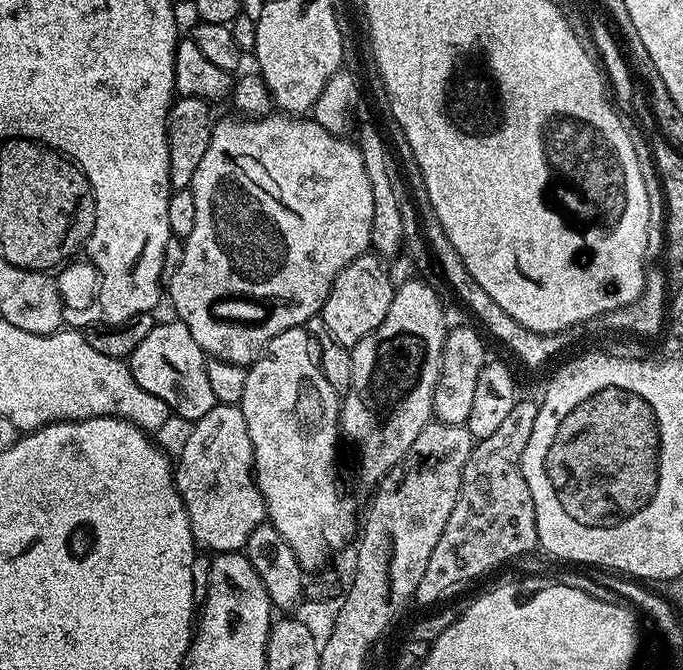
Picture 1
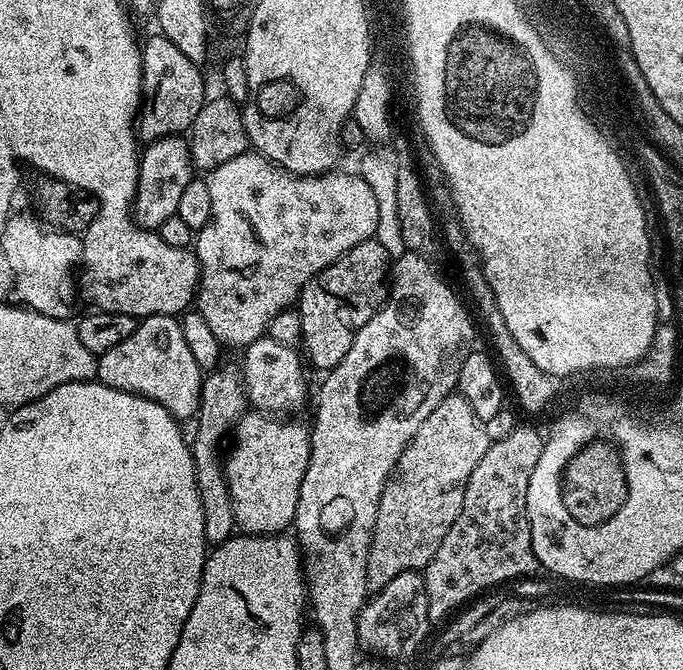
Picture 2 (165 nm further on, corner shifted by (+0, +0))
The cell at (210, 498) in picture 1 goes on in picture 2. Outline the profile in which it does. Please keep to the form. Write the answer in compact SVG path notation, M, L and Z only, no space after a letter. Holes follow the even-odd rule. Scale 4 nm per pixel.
M249 410L236 424L224 458L224 473L234 502L234 518L241 533L254 536L280 534L293 527L298 492L310 462L312 433L300 418L281 418Z

